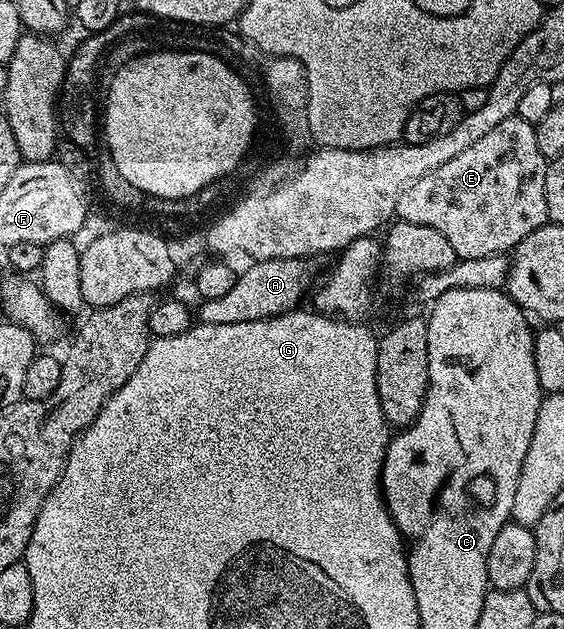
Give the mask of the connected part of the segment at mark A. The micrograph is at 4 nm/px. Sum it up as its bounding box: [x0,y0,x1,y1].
[198,258,316,323]

